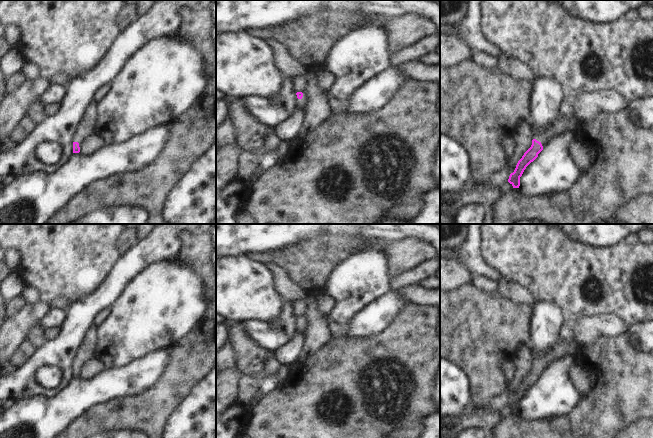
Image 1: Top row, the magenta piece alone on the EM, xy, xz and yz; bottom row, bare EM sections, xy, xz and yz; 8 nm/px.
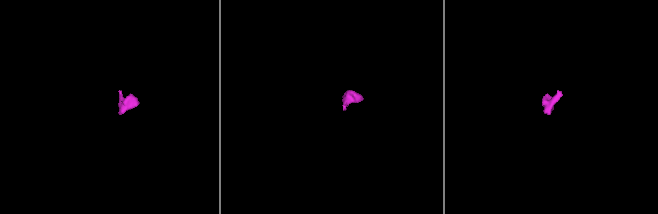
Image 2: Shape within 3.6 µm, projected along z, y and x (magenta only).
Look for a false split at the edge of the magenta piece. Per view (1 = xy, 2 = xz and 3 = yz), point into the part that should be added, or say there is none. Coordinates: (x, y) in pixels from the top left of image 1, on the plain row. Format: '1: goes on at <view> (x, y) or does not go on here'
1: goes on at xy (85, 350)
2: goes on at xz (300, 327)
3: goes on at yz (561, 348)

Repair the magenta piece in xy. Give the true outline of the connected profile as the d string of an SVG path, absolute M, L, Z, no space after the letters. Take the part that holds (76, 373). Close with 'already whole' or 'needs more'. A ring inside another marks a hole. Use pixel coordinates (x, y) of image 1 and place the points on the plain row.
M92 324L85 333L74 359L71 361L72 377L79 377L83 365L93 358L93 351L97 344L97 326Z; needs more

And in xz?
M304 315L297 316L295 319L295 329L297 333L304 335L307 328L307 318Z; needs more

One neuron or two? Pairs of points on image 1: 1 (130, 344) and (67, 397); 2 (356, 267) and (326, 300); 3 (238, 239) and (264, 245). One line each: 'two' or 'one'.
1: two
2: two
3: one

